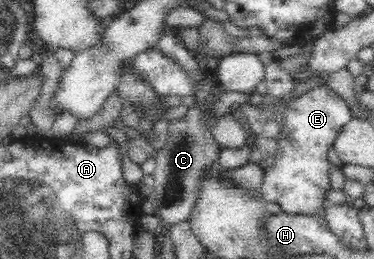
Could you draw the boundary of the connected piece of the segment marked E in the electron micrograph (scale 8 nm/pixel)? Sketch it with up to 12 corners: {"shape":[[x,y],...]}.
{"shape":[[327,84],[291,98],[261,192],[313,216],[348,103]]}

